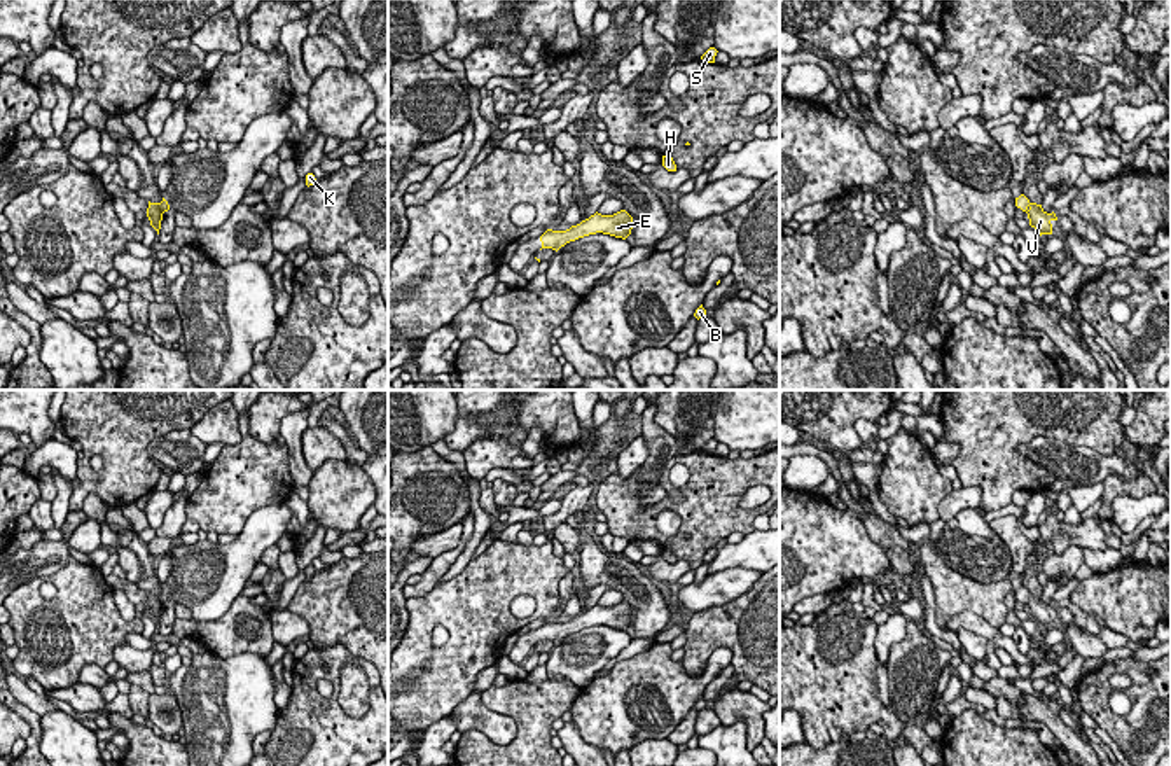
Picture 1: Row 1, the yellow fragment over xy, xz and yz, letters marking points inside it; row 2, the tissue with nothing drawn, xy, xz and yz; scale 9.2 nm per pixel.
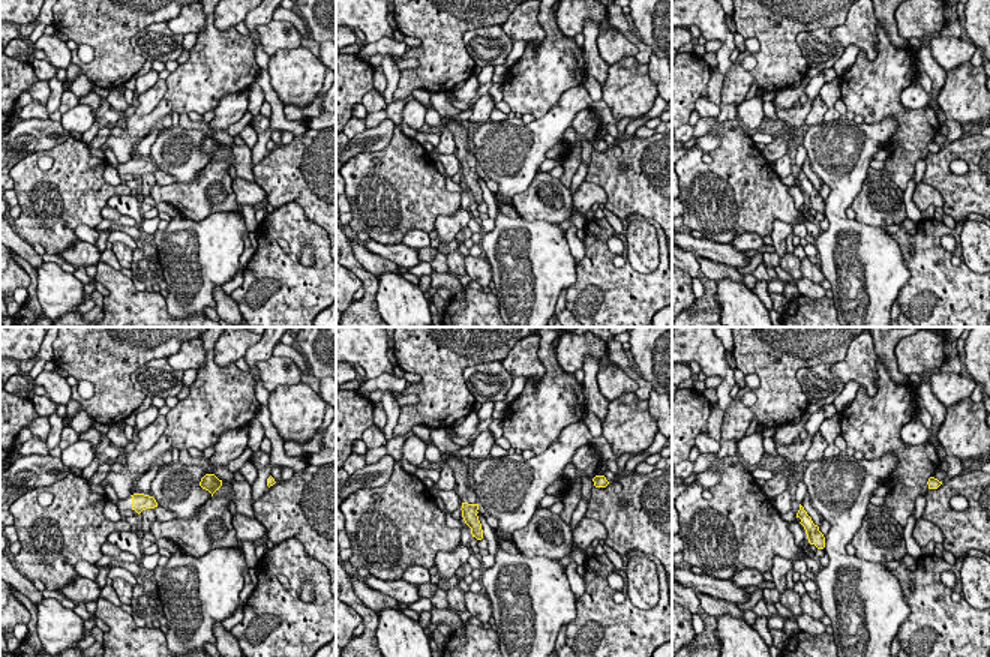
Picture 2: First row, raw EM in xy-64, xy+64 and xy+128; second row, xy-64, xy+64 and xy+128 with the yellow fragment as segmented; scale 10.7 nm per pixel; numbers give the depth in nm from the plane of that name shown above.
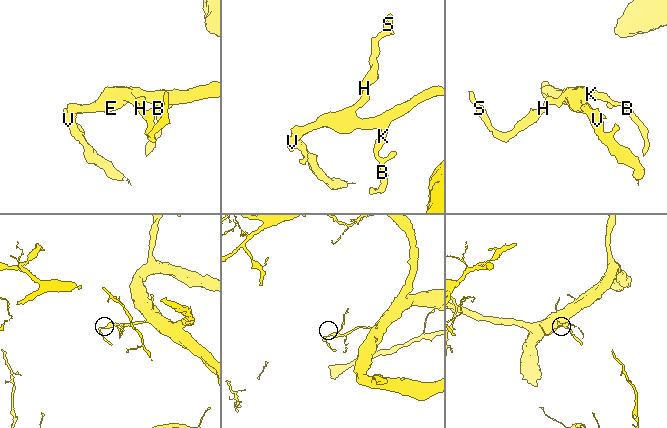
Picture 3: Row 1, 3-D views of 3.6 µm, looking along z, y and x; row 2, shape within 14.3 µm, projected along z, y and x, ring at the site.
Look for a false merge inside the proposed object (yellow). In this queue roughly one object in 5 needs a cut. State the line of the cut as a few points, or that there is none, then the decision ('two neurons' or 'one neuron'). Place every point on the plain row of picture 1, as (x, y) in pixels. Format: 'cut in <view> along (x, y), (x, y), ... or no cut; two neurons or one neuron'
cut in xy along (154, 595), (163, 604); two neurons

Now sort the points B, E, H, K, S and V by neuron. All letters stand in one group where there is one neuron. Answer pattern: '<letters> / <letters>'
B E H K S / V

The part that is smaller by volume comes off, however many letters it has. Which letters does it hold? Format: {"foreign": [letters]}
{"foreign": ["V"]}

